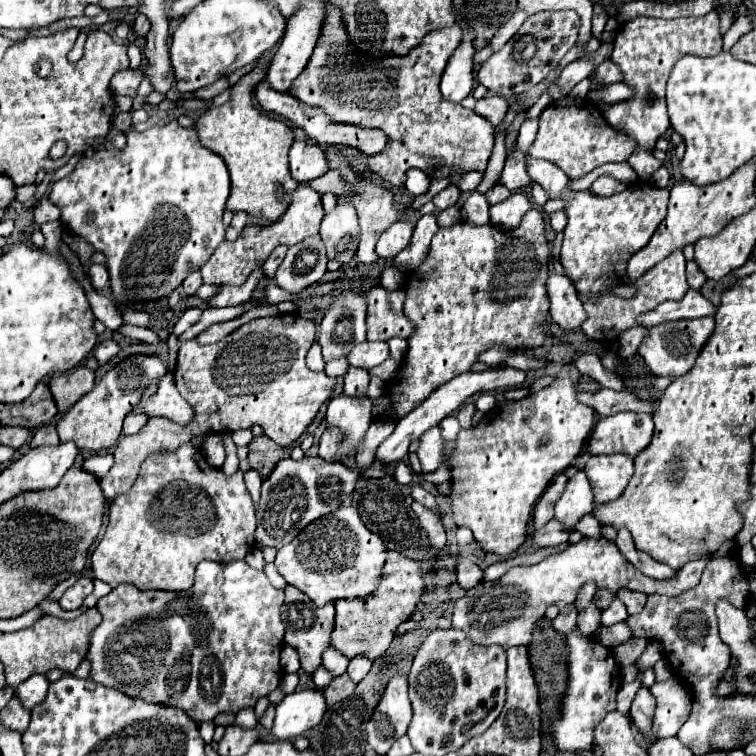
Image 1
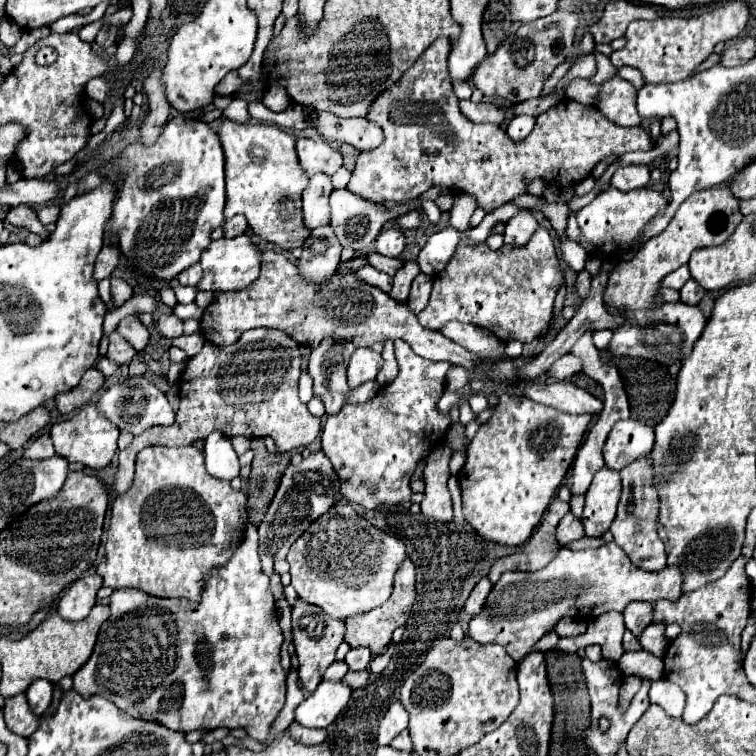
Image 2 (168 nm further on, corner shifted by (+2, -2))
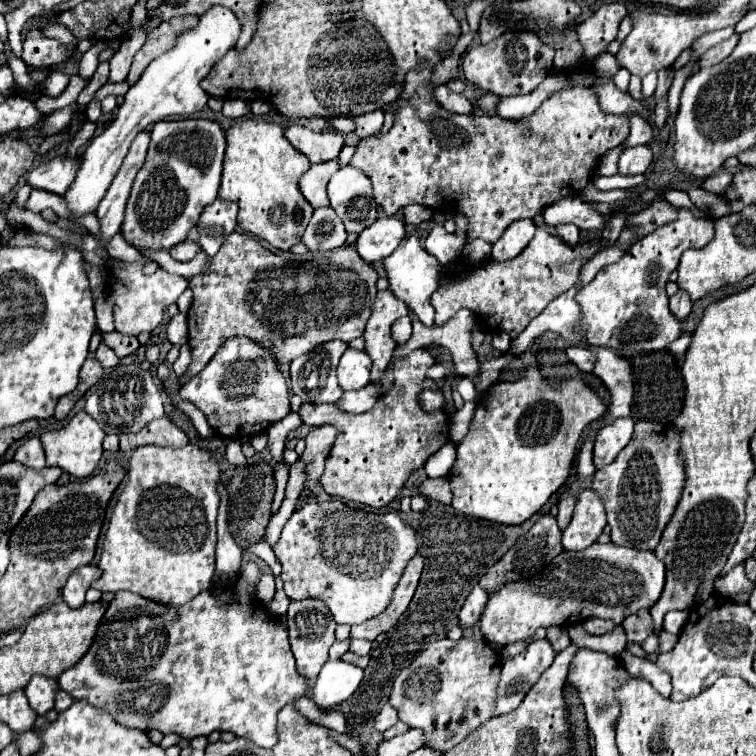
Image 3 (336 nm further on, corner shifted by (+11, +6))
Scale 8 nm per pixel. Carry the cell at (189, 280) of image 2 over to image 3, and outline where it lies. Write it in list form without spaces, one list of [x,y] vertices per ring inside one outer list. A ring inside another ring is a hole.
[[[181,242],[171,248],[171,256],[179,262],[189,262],[189,260],[193,260],[193,256],[197,256],[197,248],[199,248],[199,244],[195,244],[195,242]]]

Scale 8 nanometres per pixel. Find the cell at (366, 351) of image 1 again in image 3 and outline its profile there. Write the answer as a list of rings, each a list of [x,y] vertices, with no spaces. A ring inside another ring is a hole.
[[[347,348],[343,354],[339,366],[337,366],[337,380],[343,390],[359,390],[371,382],[369,378],[371,370],[371,360],[369,356],[361,350]]]

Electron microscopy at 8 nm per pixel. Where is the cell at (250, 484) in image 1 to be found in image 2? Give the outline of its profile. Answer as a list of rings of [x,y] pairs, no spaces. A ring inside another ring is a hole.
[[[248,524],[246,528],[246,540],[236,548],[236,552],[232,554],[232,558],[228,560],[228,564],[218,566],[214,570],[210,570],[204,578],[204,590],[202,590],[202,600],[200,602],[192,602],[186,598],[154,598],[142,590],[132,590],[132,588],[120,588],[114,590],[110,596],[110,618],[102,624],[100,632],[98,632],[98,640],[94,646],[92,656],[88,658],[88,662],[72,676],[74,680],[74,690],[80,692],[82,696],[92,696],[92,694],[100,694],[106,700],[114,702],[120,710],[128,712],[134,718],[144,718],[144,720],[156,720],[166,728],[174,728],[174,730],[198,730],[198,728],[218,728],[218,726],[226,726],[226,728],[246,728],[248,736],[254,740],[264,742],[268,736],[268,728],[272,724],[272,720],[276,718],[276,714],[280,712],[280,708],[284,706],[286,700],[286,676],[284,670],[280,666],[280,648],[282,648],[282,630],[278,626],[278,614],[276,614],[276,604],[270,592],[270,578],[262,572],[260,566],[260,556],[258,556],[258,528],[254,524]]]

